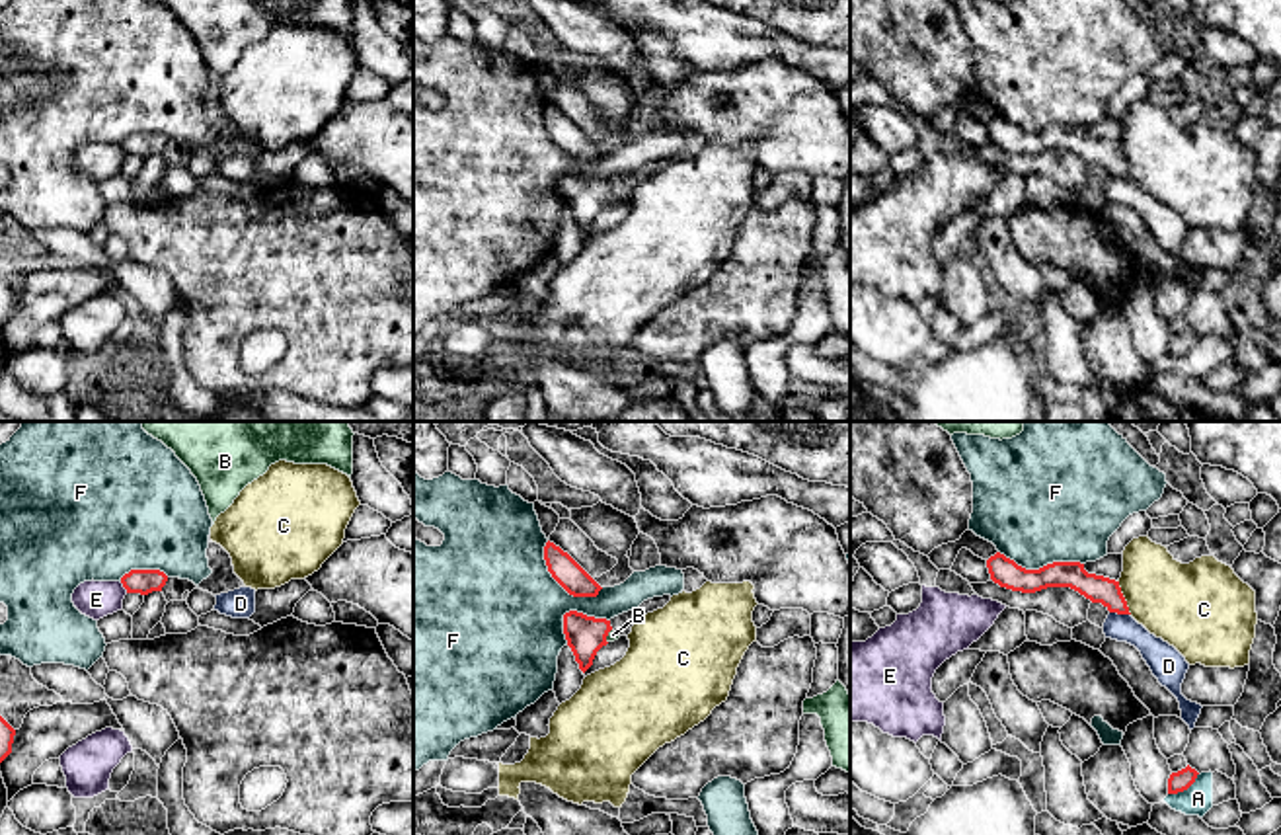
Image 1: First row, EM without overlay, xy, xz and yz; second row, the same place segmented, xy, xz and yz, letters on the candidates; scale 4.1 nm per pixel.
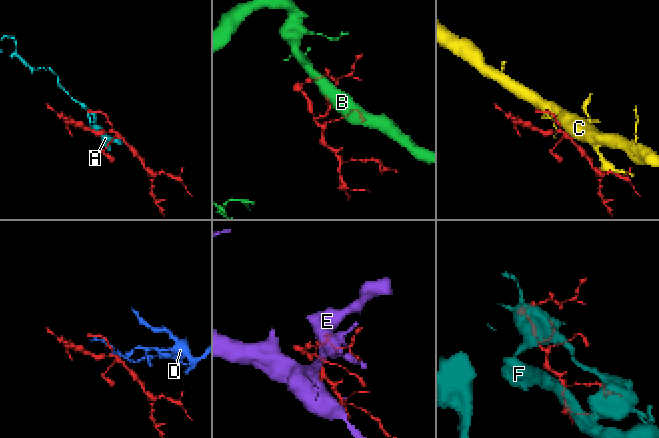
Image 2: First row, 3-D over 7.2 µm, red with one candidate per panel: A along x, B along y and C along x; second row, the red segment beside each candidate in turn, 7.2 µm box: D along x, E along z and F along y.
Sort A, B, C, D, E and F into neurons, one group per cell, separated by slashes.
A / B / C / D / E / F

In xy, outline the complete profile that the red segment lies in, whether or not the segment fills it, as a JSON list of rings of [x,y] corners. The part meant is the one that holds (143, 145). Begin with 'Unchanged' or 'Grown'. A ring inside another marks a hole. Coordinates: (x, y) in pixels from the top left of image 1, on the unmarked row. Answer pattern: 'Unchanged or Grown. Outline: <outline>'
Unchanged. Outline: [[[131,133],[121,140],[121,146],[127,152],[127,156],[140,156],[140,158],[162,154],[166,144],[168,139],[160,133]]]

